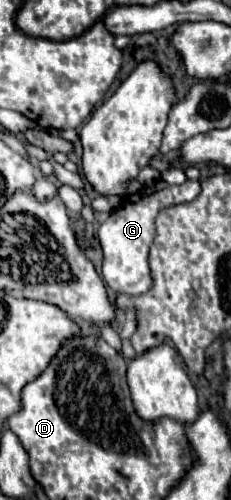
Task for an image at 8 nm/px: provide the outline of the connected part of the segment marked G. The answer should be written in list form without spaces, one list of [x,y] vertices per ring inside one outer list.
[[[186,180],[180,186],[158,184],[158,188],[148,188],[126,196],[110,214],[110,218],[98,228],[98,240],[104,252],[102,278],[114,294],[140,296],[152,288],[152,274],[148,264],[148,252],[156,238],[156,216],[160,210],[192,202],[200,194],[200,182]]]

